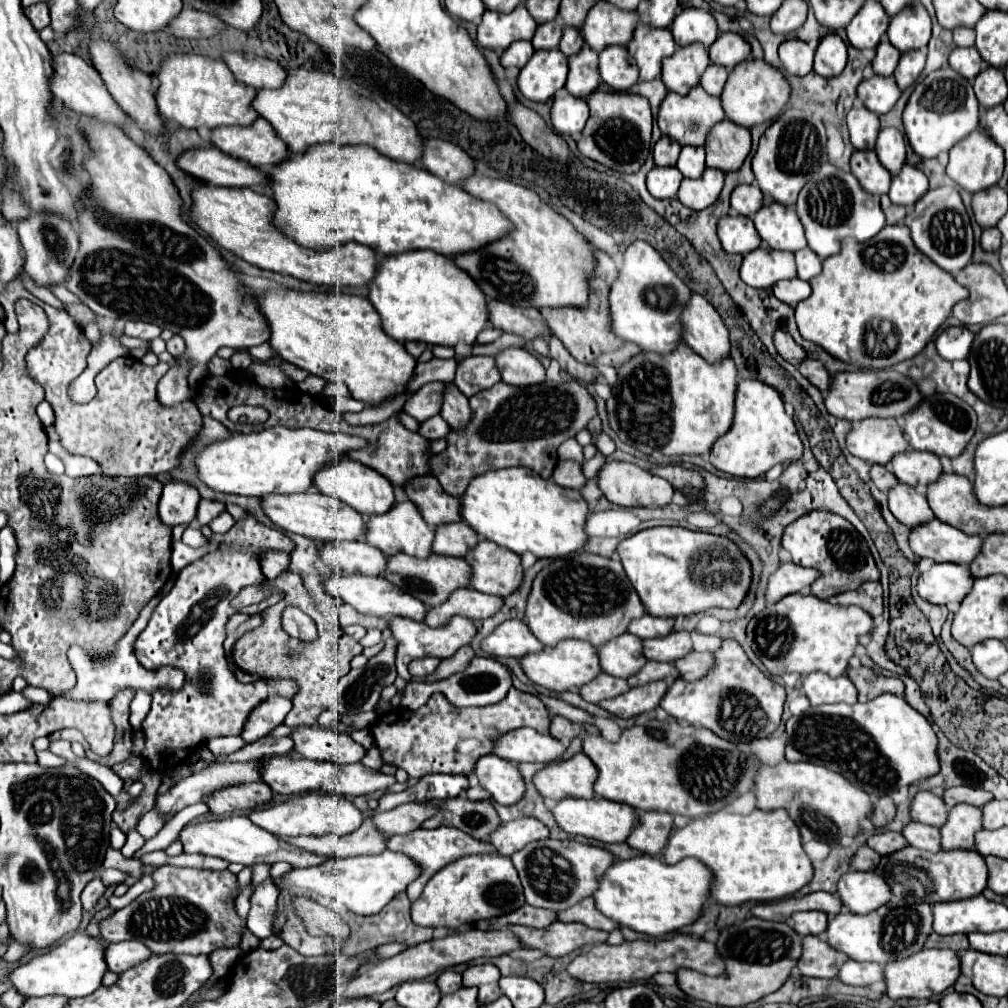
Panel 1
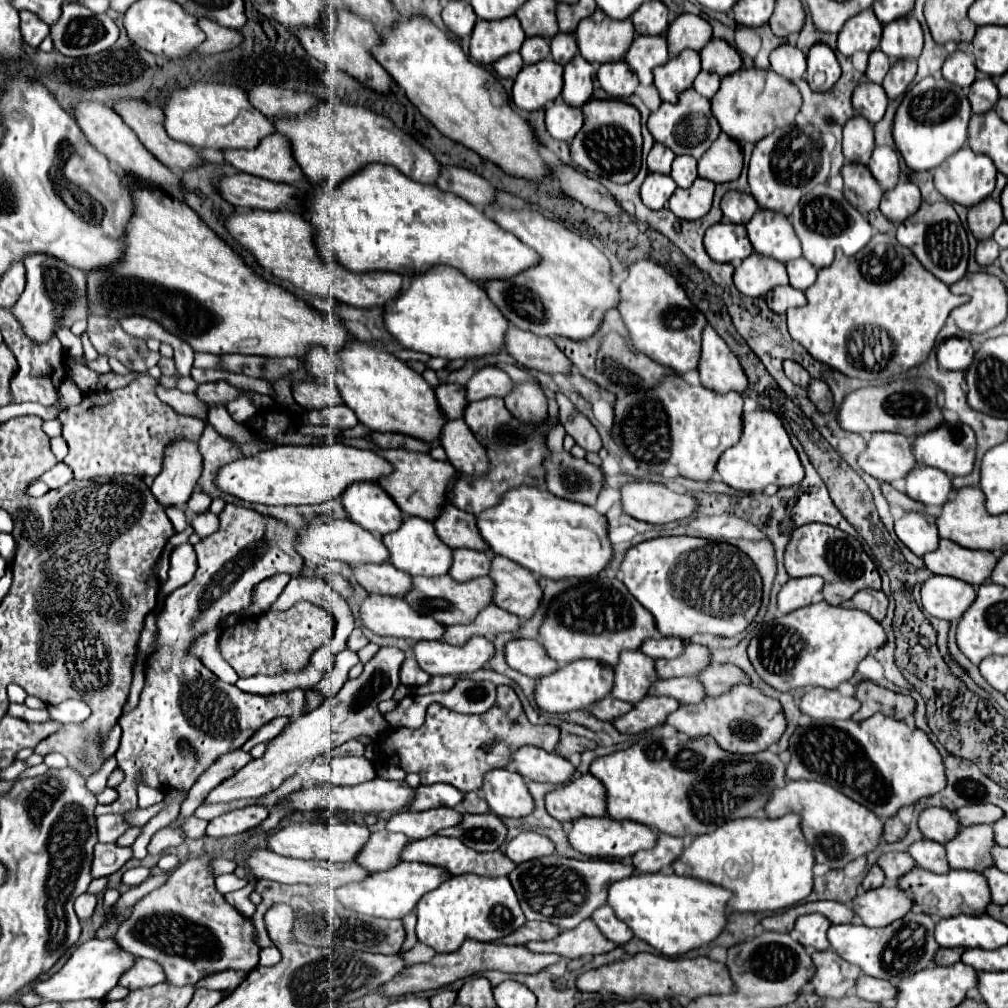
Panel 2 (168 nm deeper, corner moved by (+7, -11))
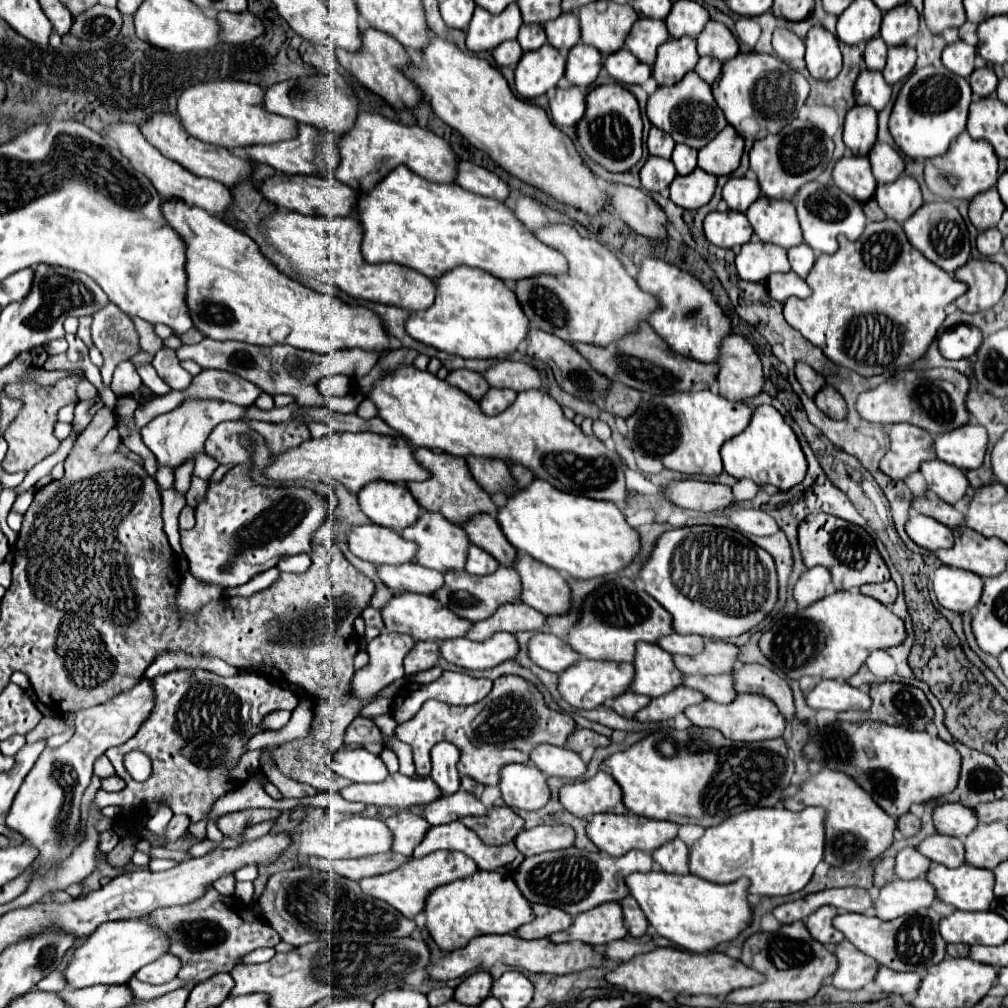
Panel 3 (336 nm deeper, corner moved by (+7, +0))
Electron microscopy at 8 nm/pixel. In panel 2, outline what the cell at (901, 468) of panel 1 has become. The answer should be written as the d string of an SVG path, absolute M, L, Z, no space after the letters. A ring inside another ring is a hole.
M917 465L907 475L907 495L919 503L943 507L949 501L951 491L953 485L941 469Z

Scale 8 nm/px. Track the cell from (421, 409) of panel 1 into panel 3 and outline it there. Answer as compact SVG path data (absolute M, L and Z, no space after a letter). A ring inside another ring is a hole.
M453 370L449 372L449 376L445 378L451 386L463 390L467 396L471 396L473 400L481 400L481 396L489 390L489 384L485 382L485 378L477 372L471 370Z

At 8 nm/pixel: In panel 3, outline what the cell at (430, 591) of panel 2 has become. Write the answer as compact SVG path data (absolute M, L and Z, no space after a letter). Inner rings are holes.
M499 566L493 574L489 576L473 576L463 572L445 572L445 582L439 590L435 590L431 596L439 600L443 606L453 610L457 616L467 618L471 622L483 620L485 616L491 616L497 606L505 602L517 602L519 600L519 576L513 568Z

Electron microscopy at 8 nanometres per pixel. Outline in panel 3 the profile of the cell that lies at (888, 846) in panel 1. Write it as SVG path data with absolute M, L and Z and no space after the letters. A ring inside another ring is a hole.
M911 846L899 850L899 854L895 856L895 876L903 880L913 880L923 876L929 870L929 866L931 866L931 860L919 854L917 848L911 848Z

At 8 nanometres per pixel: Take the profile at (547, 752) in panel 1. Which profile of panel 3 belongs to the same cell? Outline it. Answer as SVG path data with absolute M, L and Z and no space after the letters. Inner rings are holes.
M541 744L531 754L529 760L545 774L545 776L563 776L563 778L579 778L585 772L585 762L569 748Z

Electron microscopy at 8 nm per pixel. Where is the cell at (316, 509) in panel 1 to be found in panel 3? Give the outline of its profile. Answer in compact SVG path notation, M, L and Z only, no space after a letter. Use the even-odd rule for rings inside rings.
M379 524L353 526L345 532L349 550L371 564L403 564L413 560L413 544L401 538L395 530Z

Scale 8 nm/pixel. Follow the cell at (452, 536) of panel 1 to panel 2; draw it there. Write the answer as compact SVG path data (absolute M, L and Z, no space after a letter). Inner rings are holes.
M455 549L453 551L453 569L449 575L457 581L469 581L475 577L483 577L489 573L491 559L481 551L471 549Z

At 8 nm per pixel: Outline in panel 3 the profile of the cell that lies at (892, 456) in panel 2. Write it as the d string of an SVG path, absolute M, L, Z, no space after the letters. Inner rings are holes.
M891 424L887 428L891 448L879 462L879 470L893 480L903 480L907 474L917 472L919 464L935 458L933 438L923 428L911 424Z

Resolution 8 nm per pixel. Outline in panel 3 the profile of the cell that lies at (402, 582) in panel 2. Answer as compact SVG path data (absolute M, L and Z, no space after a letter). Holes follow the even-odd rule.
M405 562L397 566L389 564L377 566L377 576L389 590L421 592L421 594L429 594L433 592L433 588L441 588L443 580L441 572L423 568L417 562Z

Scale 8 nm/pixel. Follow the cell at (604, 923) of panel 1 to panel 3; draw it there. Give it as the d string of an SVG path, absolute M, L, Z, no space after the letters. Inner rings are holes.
M625 896L623 900L619 900L621 908L623 908L623 918L625 918L625 926L629 930L629 934L633 938L639 938L647 932L647 918L645 914L641 912L639 904L633 900L633 896Z

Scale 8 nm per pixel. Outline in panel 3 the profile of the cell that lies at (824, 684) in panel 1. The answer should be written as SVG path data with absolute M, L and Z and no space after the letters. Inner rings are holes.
M821 680L809 694L807 694L807 704L813 710L827 708L835 712L843 710L865 710L869 708L871 700L867 692L861 692L847 682L837 682L837 680Z

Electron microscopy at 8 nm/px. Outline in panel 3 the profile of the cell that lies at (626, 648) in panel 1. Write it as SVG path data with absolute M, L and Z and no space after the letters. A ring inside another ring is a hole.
M637 642L633 668L635 668L635 676L629 688L631 692L637 694L657 698L673 690L673 686L677 688L681 684L681 672L673 668L671 654L661 650L657 644Z

